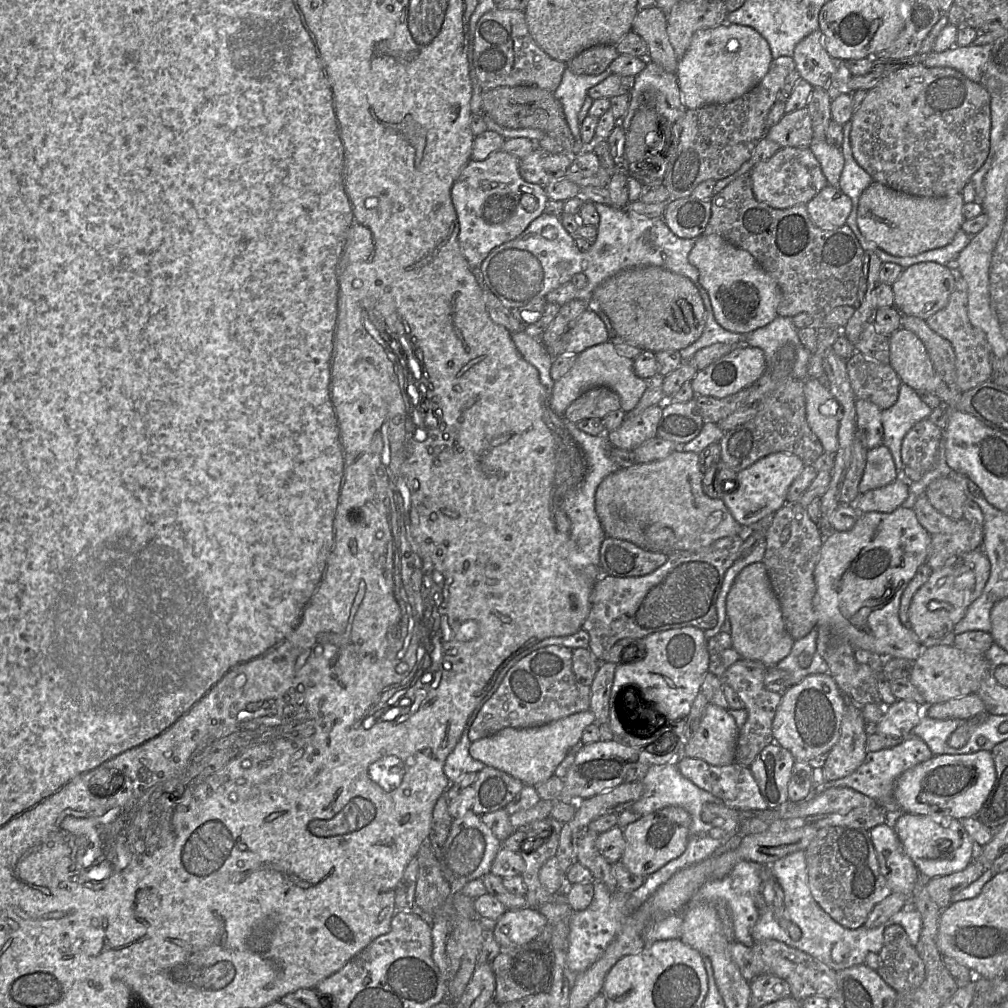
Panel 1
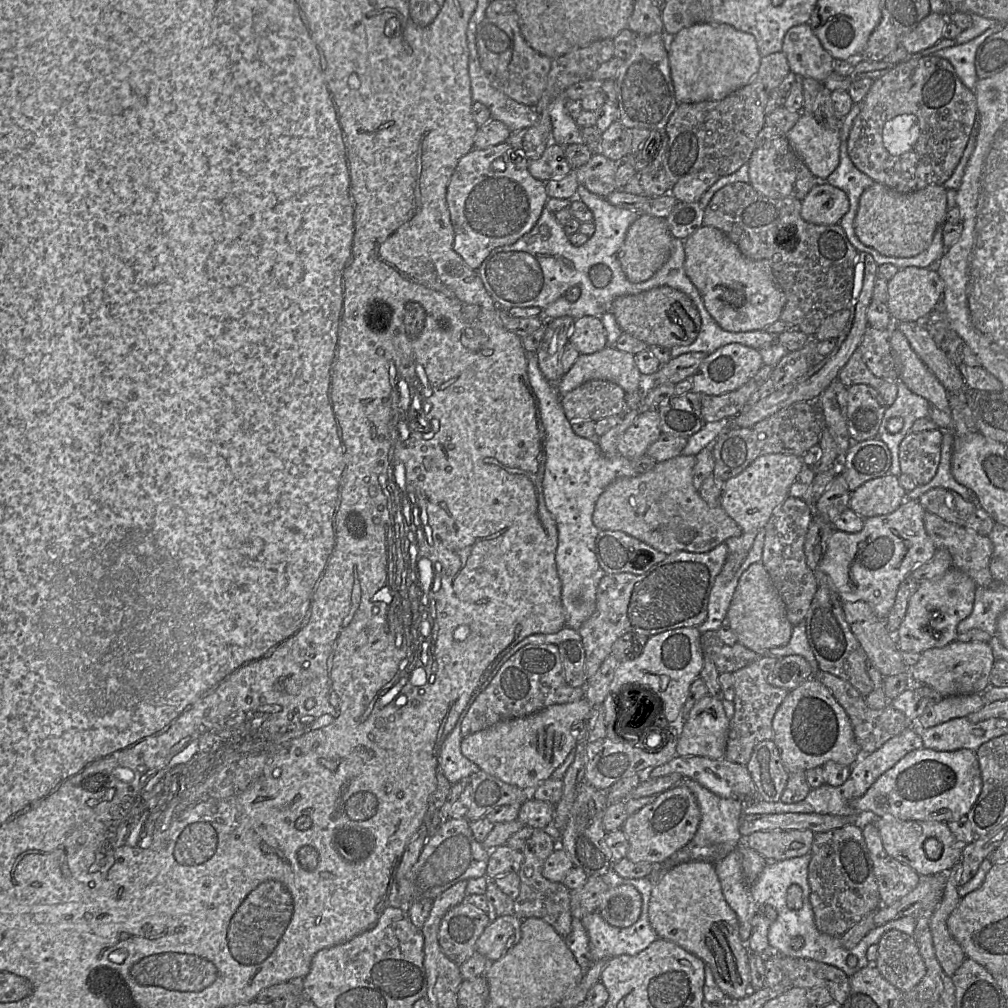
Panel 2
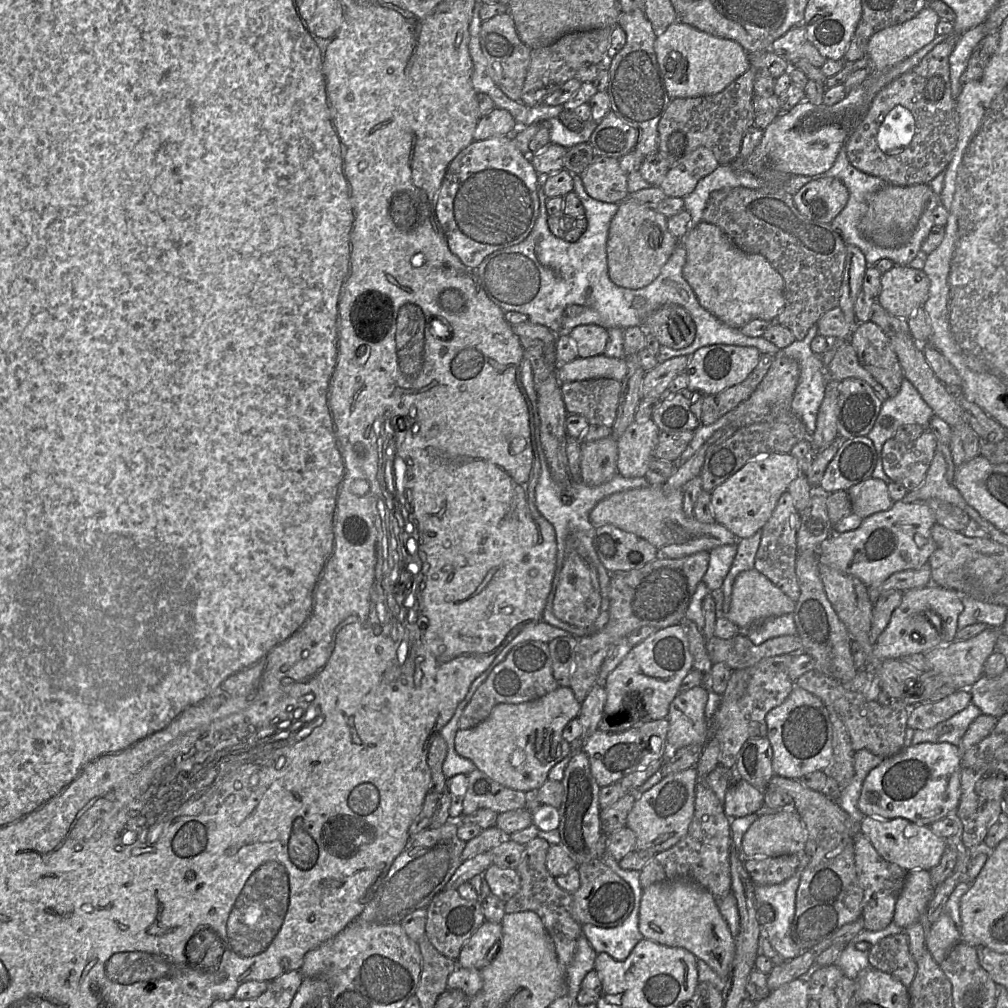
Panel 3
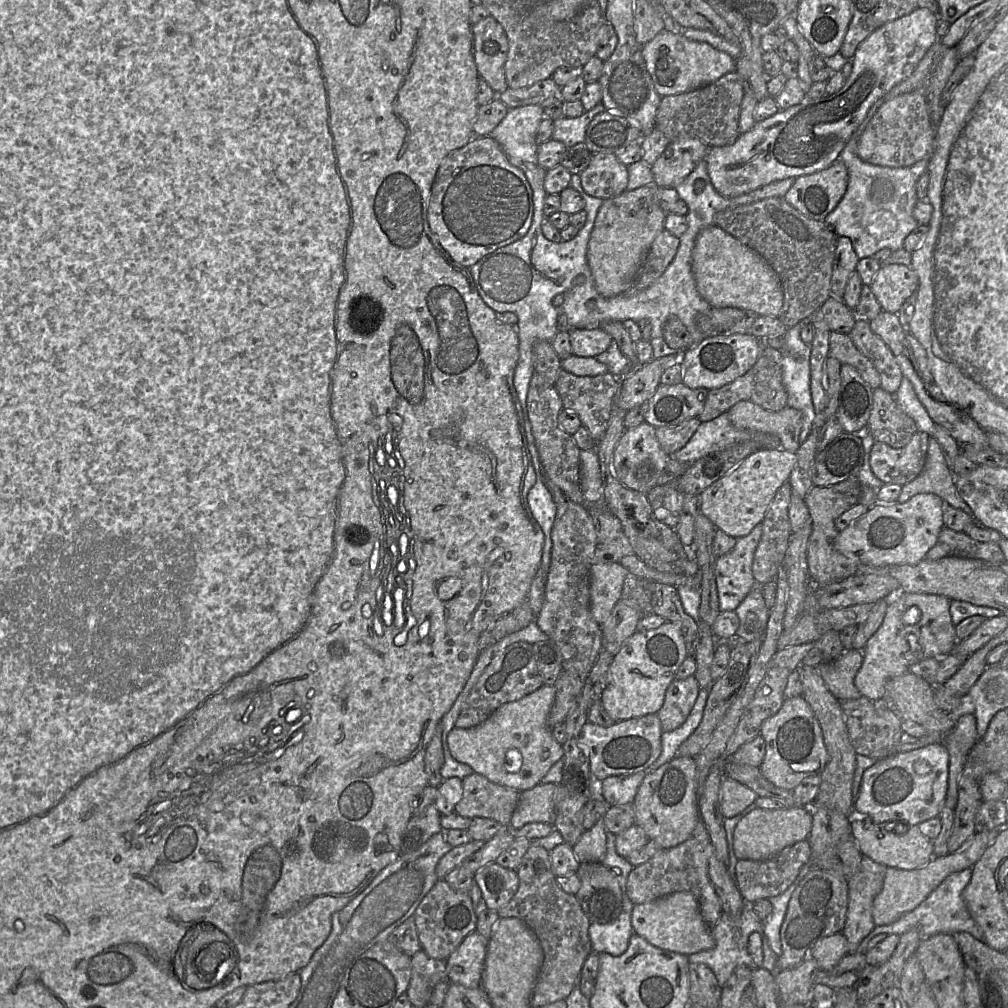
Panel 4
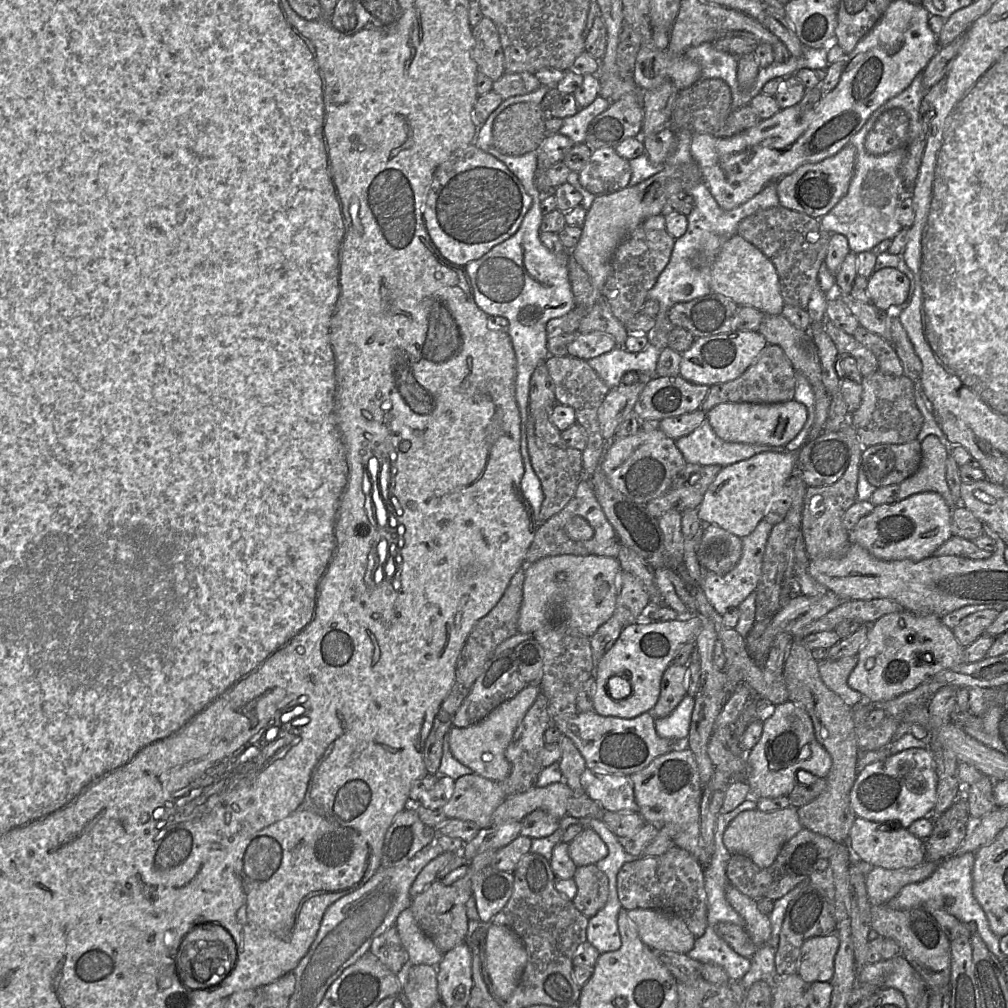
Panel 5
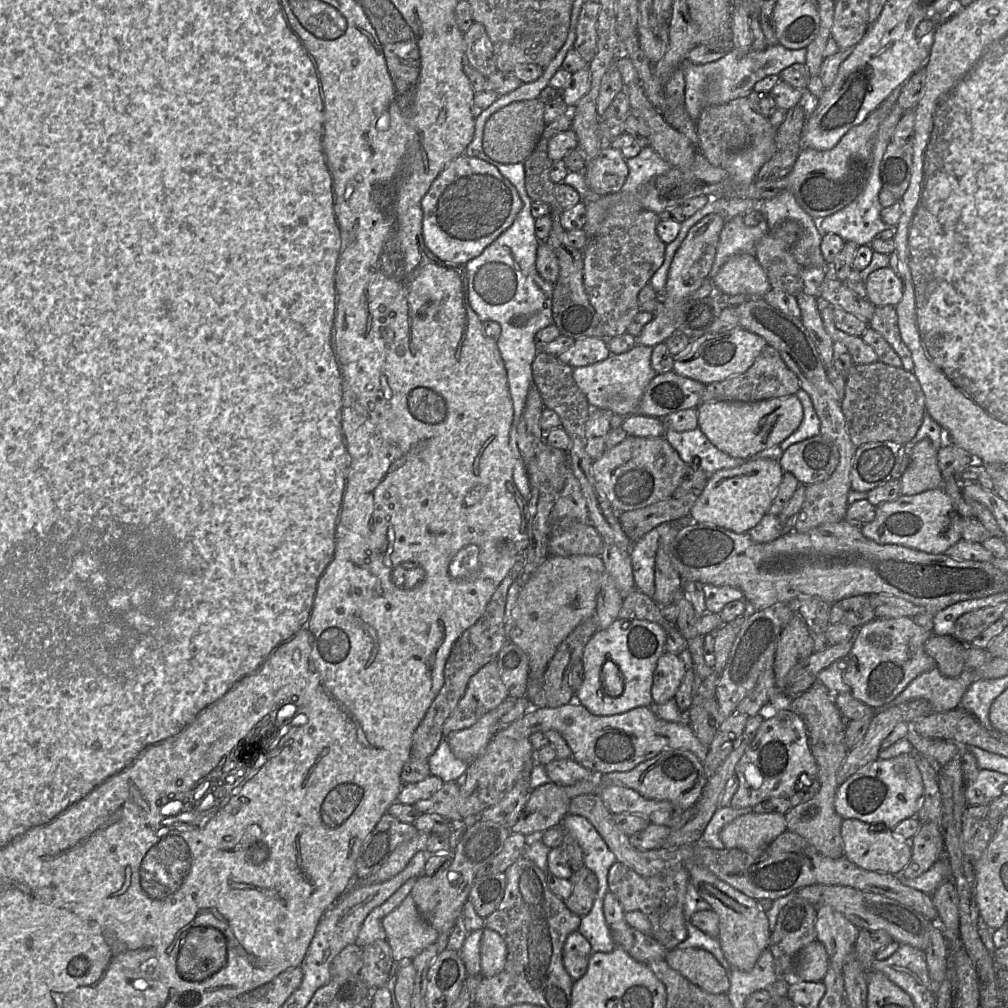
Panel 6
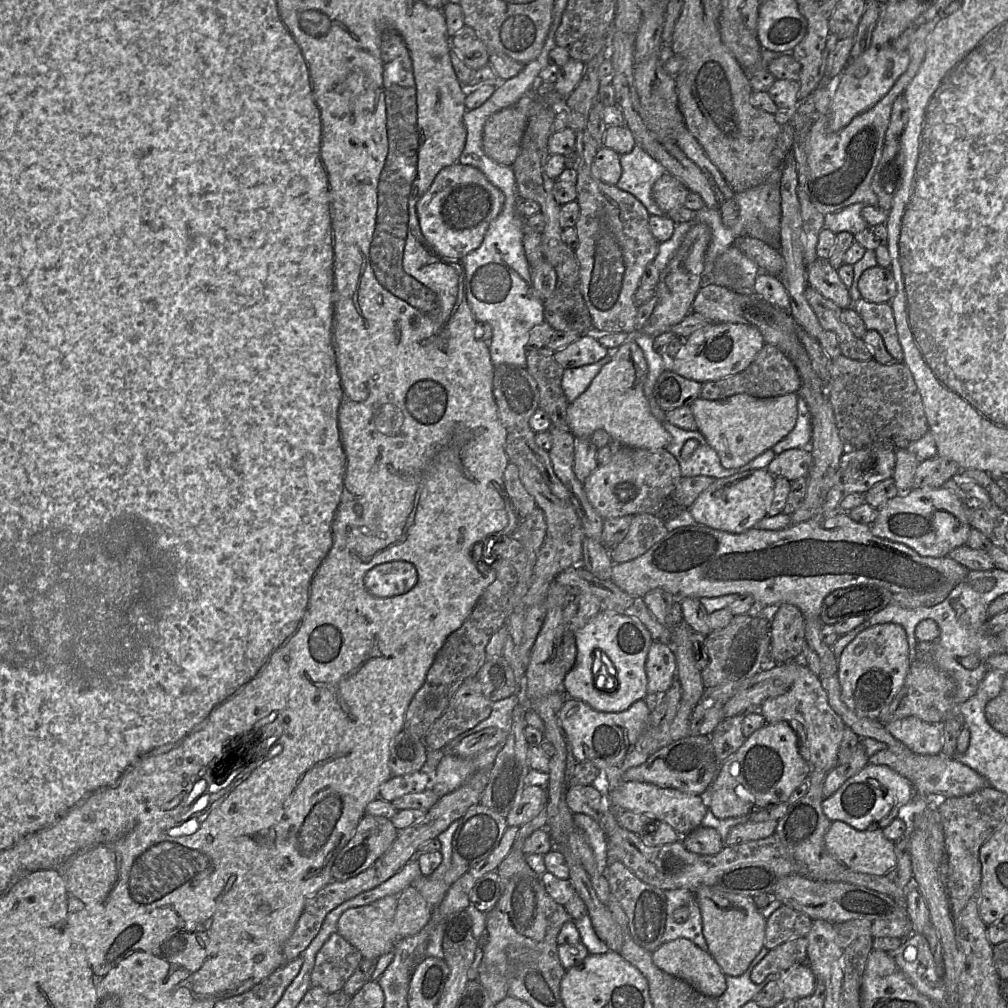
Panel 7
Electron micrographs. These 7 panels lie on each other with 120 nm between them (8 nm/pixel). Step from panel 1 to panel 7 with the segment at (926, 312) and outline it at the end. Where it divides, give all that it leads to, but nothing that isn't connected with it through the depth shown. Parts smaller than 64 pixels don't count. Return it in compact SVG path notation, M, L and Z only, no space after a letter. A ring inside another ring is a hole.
M879 265L864 270L858 280L861 297L872 303L890 303L896 294L896 283L890 269Z

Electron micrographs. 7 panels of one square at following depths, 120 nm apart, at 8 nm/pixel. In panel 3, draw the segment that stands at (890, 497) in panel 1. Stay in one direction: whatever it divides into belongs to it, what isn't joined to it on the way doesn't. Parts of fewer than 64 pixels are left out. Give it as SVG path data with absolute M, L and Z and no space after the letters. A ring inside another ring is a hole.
M876 478L861 481L847 492L852 512L862 519L886 511L894 503L889 496L887 484Z

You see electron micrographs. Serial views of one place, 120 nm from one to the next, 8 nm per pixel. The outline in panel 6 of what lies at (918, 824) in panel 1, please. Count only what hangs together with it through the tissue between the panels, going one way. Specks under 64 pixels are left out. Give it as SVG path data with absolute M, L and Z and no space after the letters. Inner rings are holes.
M855 818L843 819L841 824L843 856L857 866L899 876L911 859L911 844L894 834L884 823L868 824Z

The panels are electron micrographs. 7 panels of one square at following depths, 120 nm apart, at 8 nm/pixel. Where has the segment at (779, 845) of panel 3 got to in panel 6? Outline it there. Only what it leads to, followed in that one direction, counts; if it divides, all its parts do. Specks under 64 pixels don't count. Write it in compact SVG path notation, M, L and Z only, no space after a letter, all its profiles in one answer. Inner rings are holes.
M751 812L737 817L721 830L721 841L727 849L740 849L760 858L767 846L787 830L784 815Z

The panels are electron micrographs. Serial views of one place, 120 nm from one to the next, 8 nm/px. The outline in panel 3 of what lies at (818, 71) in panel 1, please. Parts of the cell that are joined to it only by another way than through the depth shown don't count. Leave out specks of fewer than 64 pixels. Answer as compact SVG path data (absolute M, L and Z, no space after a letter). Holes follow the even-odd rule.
M797 25L777 38L770 50L783 57L790 63L796 59L807 59L815 67L821 68L828 60L808 40L803 25Z

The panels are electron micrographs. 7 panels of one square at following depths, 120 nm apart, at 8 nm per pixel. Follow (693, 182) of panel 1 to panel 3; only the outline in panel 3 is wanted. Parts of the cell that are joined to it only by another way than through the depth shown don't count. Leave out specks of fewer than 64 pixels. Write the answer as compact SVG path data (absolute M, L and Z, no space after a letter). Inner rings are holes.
M771 50L754 56L754 66L717 94L671 100L658 124L659 150L671 165L698 147L710 149L720 165L731 165L739 157L744 135L755 126L753 98L756 69L766 69L777 79L791 67L786 59Z

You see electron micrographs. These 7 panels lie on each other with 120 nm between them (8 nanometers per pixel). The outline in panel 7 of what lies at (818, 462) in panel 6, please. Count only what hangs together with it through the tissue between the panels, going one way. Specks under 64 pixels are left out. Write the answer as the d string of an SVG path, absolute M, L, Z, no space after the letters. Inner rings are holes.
M793 448L778 455L766 468L774 477L784 477L789 481L807 477L813 458L809 448Z

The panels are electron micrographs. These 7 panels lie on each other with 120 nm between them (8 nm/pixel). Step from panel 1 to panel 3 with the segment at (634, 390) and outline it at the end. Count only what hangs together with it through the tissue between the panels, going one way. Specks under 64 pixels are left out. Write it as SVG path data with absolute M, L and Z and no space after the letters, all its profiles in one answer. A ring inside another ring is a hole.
M603 354L558 364L557 378L560 383L594 378L612 378L619 382L627 373L626 358L607 357Z

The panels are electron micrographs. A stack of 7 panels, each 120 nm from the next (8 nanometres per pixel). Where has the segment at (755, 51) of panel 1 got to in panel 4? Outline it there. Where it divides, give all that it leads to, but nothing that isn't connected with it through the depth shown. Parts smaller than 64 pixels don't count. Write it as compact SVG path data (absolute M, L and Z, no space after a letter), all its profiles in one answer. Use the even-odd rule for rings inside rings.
M663 30L643 46L646 67L656 91L663 97L698 89L736 71L736 60L706 42L686 38L678 30Z

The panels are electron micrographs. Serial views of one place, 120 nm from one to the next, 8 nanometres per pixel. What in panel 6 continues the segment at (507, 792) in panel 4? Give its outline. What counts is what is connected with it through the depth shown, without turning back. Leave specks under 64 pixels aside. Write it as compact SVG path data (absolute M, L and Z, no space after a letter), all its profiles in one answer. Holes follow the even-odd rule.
M444 783L440 790L428 799L421 799L412 806L419 813L436 813L453 822L462 822L463 818L459 814L460 783Z

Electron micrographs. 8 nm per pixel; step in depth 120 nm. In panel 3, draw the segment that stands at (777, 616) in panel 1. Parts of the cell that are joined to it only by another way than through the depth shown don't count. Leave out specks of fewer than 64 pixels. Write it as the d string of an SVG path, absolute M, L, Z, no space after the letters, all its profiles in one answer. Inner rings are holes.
M755 568L741 572L735 579L730 609L725 617L739 628L746 630L759 619L793 614L796 602L775 586L766 576Z

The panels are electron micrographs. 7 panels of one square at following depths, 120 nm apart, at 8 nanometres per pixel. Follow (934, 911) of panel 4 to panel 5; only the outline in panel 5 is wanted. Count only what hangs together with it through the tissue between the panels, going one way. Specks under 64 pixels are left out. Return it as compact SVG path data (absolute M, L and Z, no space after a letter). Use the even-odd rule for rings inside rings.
M973 852L947 857L939 863L930 877L922 882L904 886L894 898L888 901L887 905L895 910L922 908L927 913L935 910L946 911L967 925L971 932L975 931L982 938L988 950L999 959L1003 959L1005 955L999 947L1000 938L991 931L987 917L972 892L974 859L975 853Z

